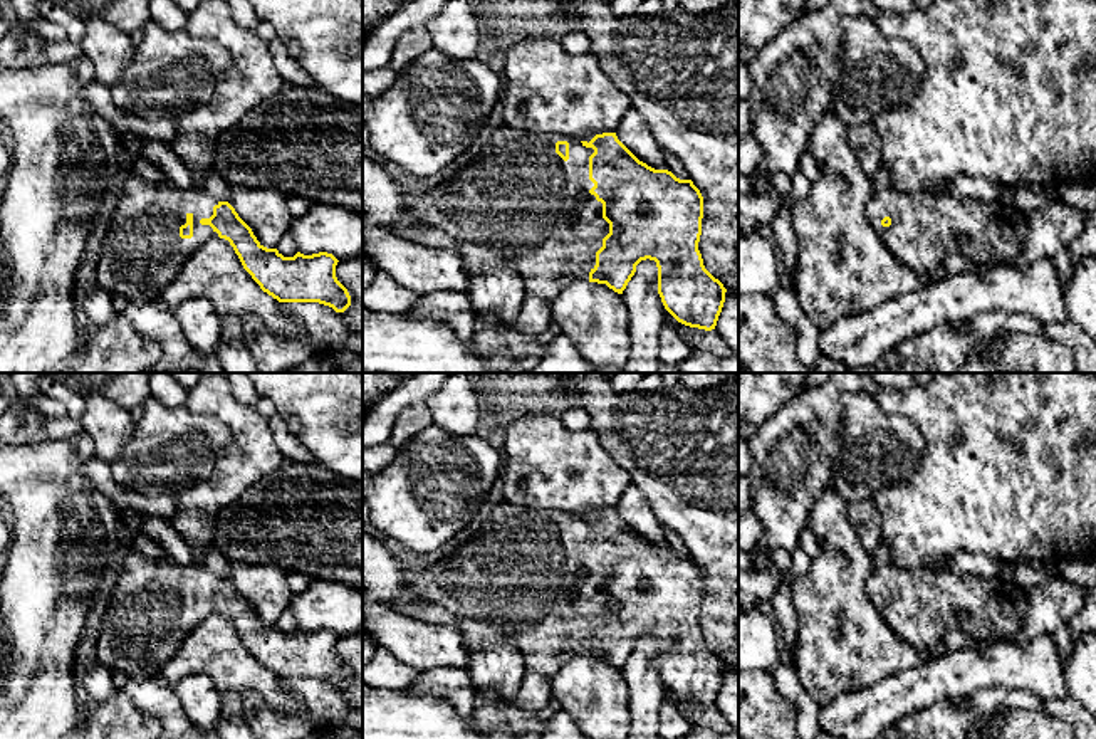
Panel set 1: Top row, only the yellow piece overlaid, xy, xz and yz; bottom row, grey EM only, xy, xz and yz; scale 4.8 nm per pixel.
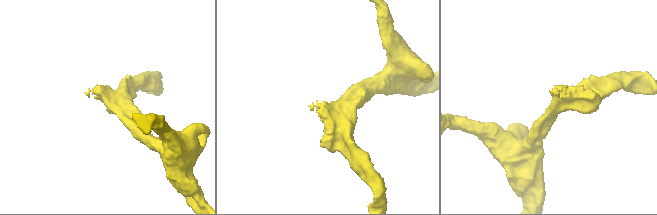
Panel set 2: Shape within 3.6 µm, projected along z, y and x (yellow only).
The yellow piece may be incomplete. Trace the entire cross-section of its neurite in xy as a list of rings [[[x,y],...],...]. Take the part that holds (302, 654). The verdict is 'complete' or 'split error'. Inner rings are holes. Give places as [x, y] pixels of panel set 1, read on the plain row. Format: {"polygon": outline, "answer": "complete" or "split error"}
{"polygon": [[[128,551],[123,561],[96,637],[94,655],[116,677],[128,675],[138,680],[158,677],[158,670],[175,655],[185,637],[213,613],[228,616],[243,645],[279,679],[319,679],[336,689],[344,689],[351,682],[347,665],[336,653],[339,637],[332,630],[297,628],[294,633],[284,633],[277,625],[264,623],[228,578],[218,578],[201,564],[153,559],[141,551]]], "answer": "split error"}

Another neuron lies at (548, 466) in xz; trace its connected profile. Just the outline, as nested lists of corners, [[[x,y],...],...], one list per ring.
[[[527,417],[507,428],[507,455],[498,492],[504,502],[529,509],[554,509],[591,517],[596,511],[616,509],[631,484],[628,470],[601,447],[592,428],[569,430],[559,417]]]

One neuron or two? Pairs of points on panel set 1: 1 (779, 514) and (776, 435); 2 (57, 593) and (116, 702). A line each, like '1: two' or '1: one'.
1: one
2: two

